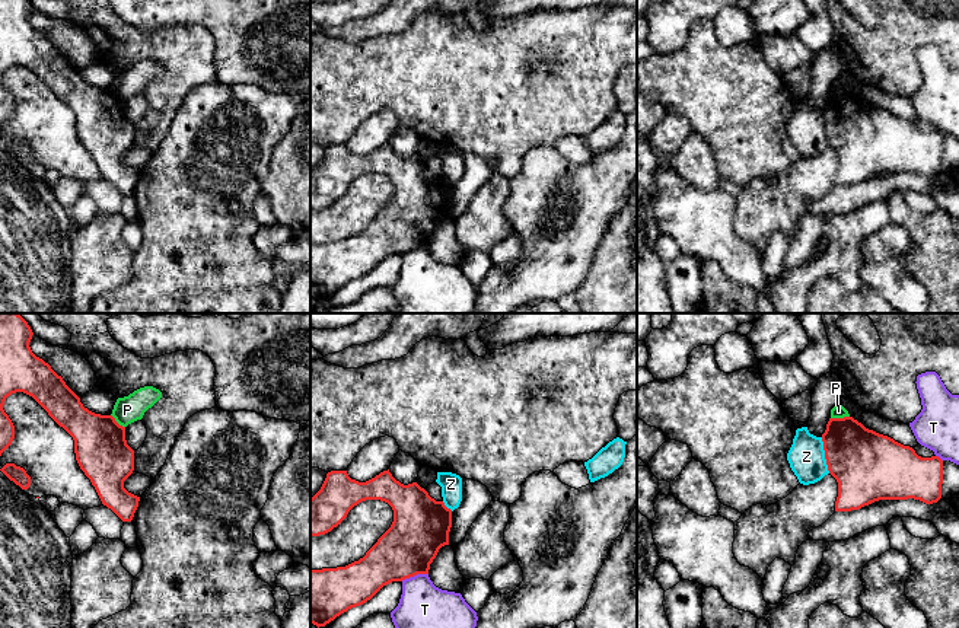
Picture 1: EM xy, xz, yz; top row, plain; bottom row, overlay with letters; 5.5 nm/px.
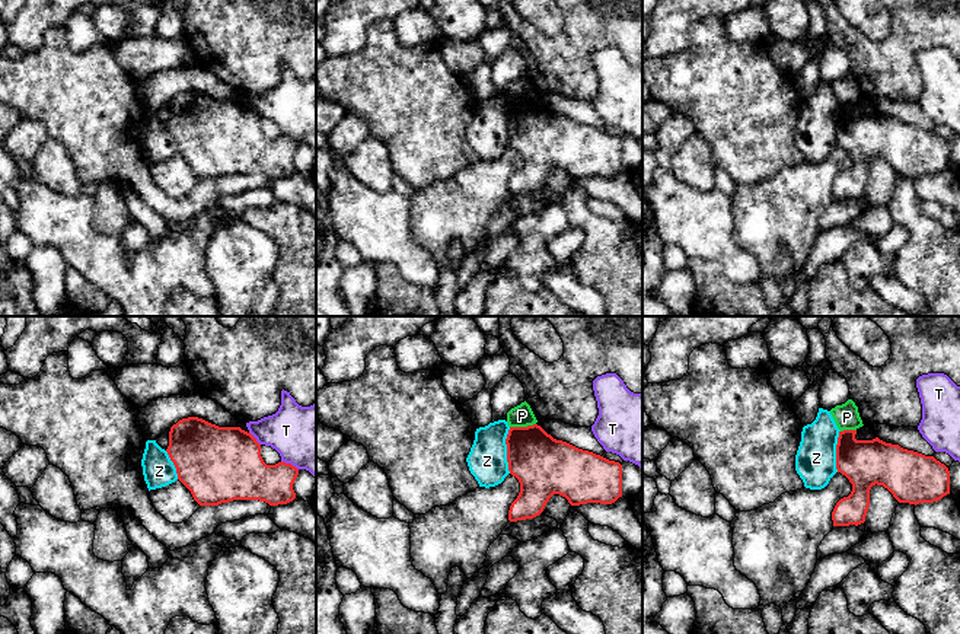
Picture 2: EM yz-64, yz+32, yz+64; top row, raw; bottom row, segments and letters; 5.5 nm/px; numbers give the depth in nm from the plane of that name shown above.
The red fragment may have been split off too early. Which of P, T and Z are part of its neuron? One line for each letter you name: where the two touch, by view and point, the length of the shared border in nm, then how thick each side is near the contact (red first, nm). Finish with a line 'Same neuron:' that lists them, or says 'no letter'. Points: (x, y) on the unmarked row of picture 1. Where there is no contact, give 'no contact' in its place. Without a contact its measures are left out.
Same neuron: no letter

